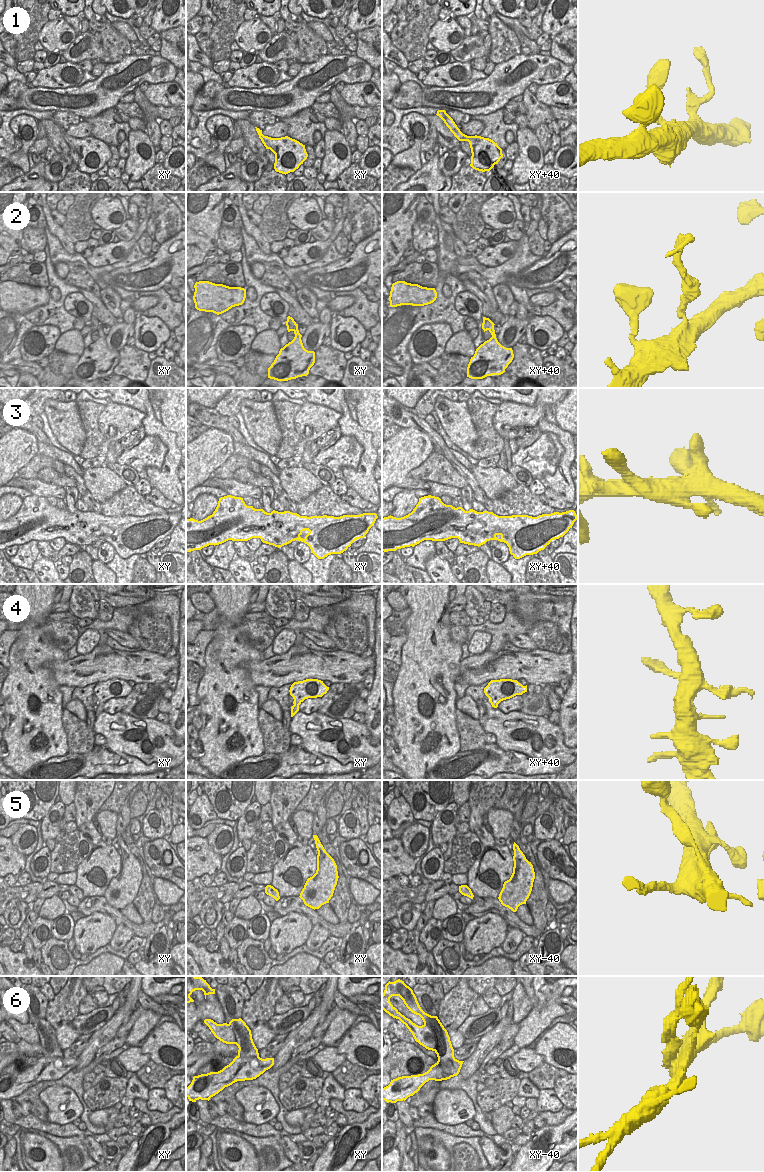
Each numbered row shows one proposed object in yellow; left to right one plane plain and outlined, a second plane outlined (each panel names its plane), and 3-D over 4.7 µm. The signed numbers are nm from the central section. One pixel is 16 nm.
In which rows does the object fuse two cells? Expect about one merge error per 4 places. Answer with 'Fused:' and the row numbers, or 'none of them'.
Fused: none of them

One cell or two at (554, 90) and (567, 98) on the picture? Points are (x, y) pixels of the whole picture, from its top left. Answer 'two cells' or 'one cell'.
one cell

